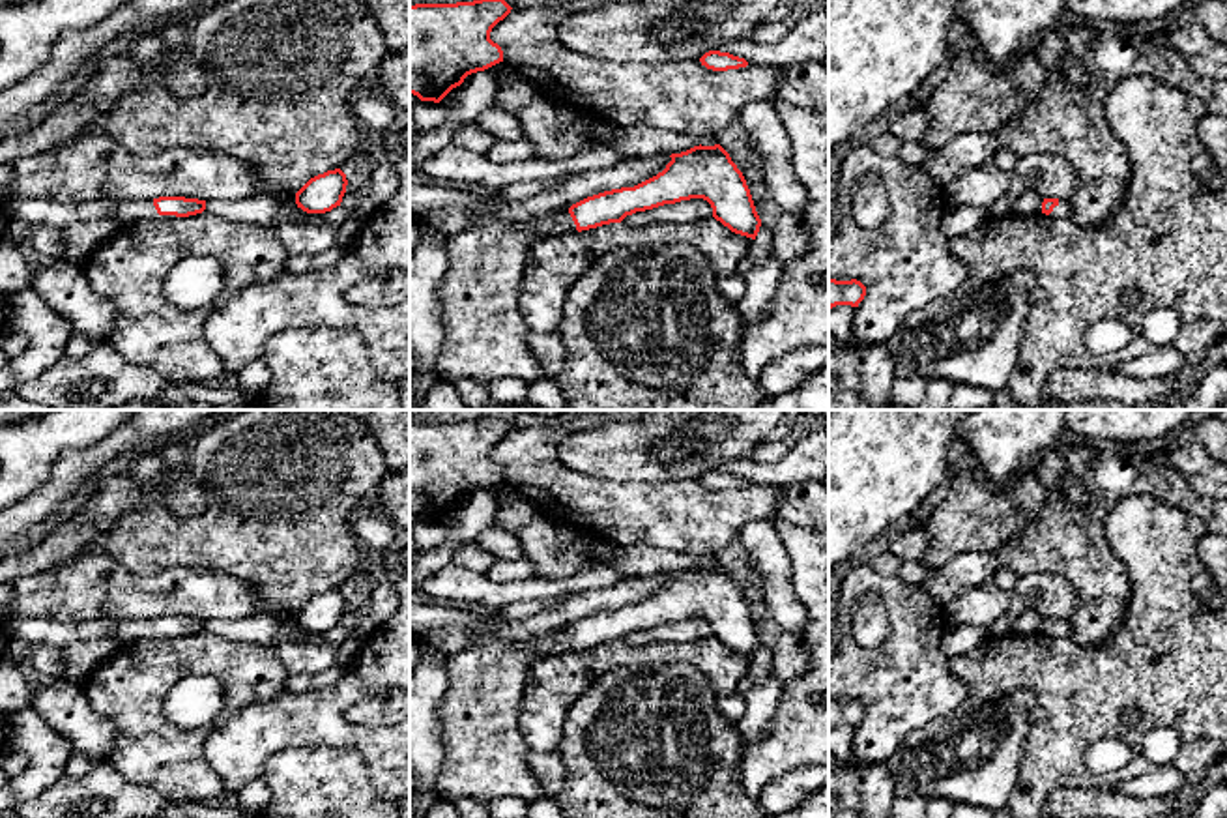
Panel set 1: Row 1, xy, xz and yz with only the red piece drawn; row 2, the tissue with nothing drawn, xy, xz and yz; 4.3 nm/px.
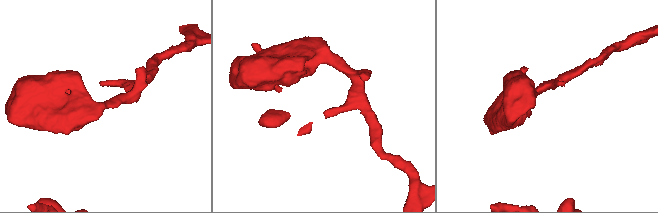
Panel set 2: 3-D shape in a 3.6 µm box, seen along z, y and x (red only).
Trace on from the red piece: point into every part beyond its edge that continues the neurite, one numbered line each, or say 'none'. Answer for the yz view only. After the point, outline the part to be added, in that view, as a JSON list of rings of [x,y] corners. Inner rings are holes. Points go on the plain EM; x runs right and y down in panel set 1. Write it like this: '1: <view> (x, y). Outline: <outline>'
1: yz (1063, 629). Outline: [[[1059,618],[1059,623],[1053,627],[1049,636],[1053,636],[1053,638],[1072,636],[1072,623],[1070,623],[1070,620]]]

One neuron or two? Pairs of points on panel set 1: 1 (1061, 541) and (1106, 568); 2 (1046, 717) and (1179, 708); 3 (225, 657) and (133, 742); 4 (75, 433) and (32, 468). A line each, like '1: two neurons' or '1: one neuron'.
1: one neuron
2: one neuron
3: one neuron
4: one neuron

